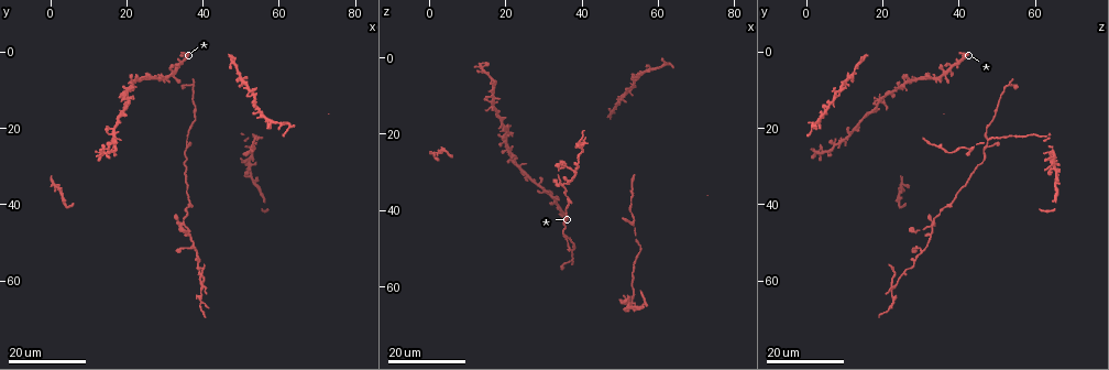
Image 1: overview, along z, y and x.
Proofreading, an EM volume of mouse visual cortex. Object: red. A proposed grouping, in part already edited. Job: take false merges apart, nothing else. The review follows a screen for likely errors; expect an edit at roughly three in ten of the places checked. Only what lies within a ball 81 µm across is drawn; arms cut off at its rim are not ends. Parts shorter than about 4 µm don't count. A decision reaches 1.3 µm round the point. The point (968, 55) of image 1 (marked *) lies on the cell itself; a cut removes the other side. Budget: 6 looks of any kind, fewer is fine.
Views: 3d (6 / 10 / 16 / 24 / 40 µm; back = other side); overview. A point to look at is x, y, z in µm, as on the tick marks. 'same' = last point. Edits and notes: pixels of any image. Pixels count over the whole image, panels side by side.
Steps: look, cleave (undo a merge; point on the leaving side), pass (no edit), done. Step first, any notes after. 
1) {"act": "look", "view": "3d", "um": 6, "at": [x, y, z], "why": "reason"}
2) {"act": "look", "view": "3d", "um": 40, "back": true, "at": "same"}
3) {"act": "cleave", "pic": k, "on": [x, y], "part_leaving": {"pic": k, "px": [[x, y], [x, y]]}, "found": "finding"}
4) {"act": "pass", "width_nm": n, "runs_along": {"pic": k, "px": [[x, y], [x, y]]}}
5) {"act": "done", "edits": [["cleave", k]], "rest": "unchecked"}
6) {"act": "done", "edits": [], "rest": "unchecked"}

{"act": "look", "view": "3d", "um": 16, "at": [35.0, 45.5, 33.0], "why": "looks like a crossing"}

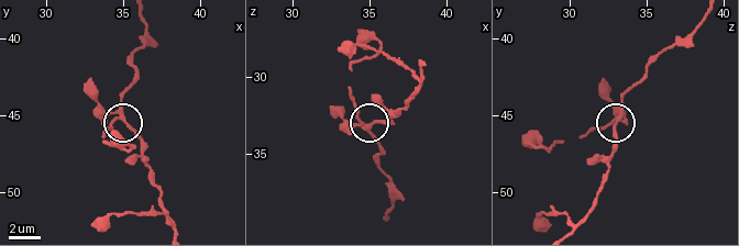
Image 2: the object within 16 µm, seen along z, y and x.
{"act": "look", "view": "3d", "um": 6, "at": [35.0, 45.2, 33.2], "why": "closer look"}

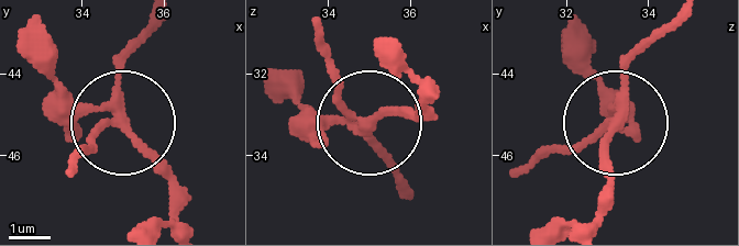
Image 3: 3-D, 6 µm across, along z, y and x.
{"act": "pass", "arms": 4, "runs_along": {"pic": 3, "px": [[154, 22], [119, 64], [119, 123], [66, 169]]}, "found": "continuous, no second cell"}

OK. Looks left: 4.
{"act": "look", "view": "3d", "um": 24, "at": [38.0, 52.5, 30.0], "why": "a fork"}

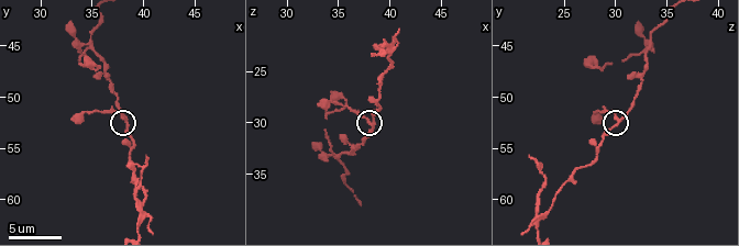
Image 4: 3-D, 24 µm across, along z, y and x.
{"act": "look", "view": "3d", "um": 10, "at": [38.0, 52.4, 29.8]}

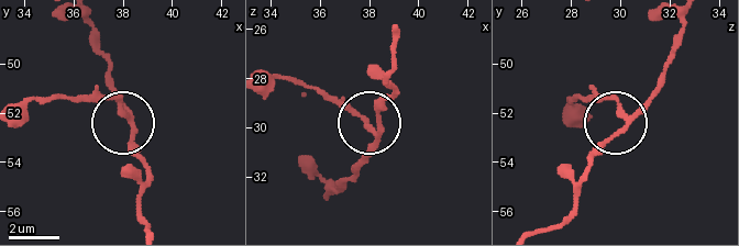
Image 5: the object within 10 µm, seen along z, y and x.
{"act": "look", "view": "3d", "um": 6, "at": [38.2, 52.1, 30.0]}

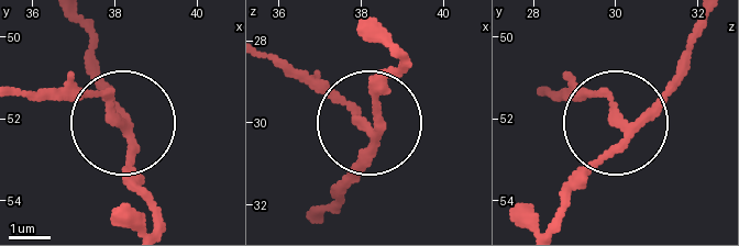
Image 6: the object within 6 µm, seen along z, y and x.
{"act": "pass", "width_nm": 180, "runs_along": {"pic": 6, "px": [[318, 212], [366, 124], [307, 71]]}, "found": "continuous, no second cell"}

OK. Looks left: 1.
{"act": "done", "edits": [], "rest": "unchecked"}

